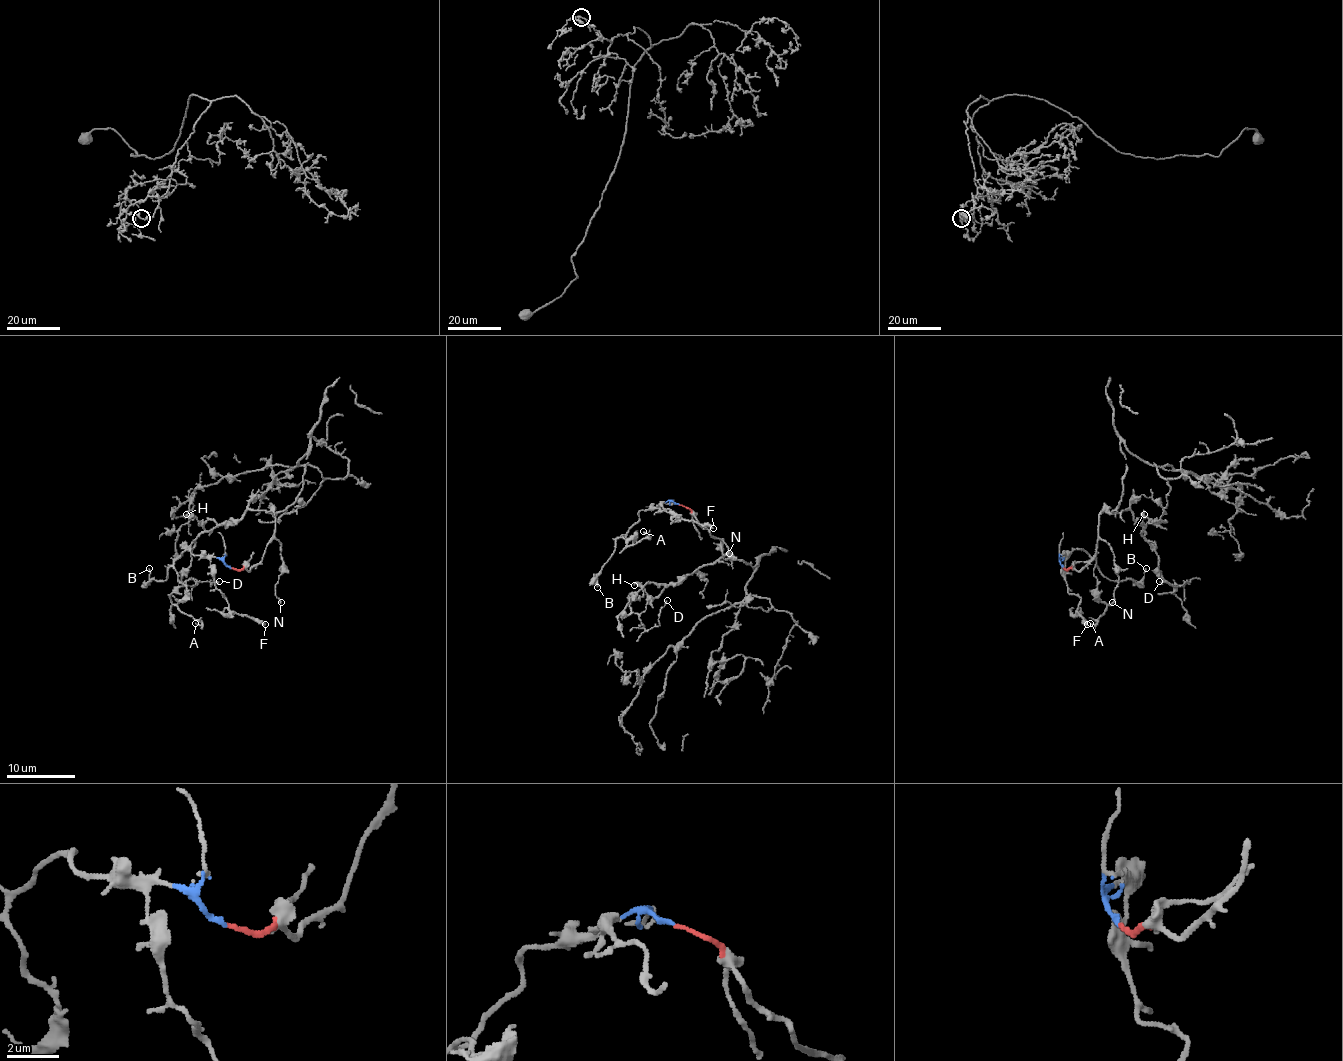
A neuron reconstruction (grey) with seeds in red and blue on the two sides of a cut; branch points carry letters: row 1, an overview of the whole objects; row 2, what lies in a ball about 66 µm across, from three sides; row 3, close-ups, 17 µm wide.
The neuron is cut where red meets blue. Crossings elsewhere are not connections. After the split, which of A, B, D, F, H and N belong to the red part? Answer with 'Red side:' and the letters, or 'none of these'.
Red side: D, H, N

